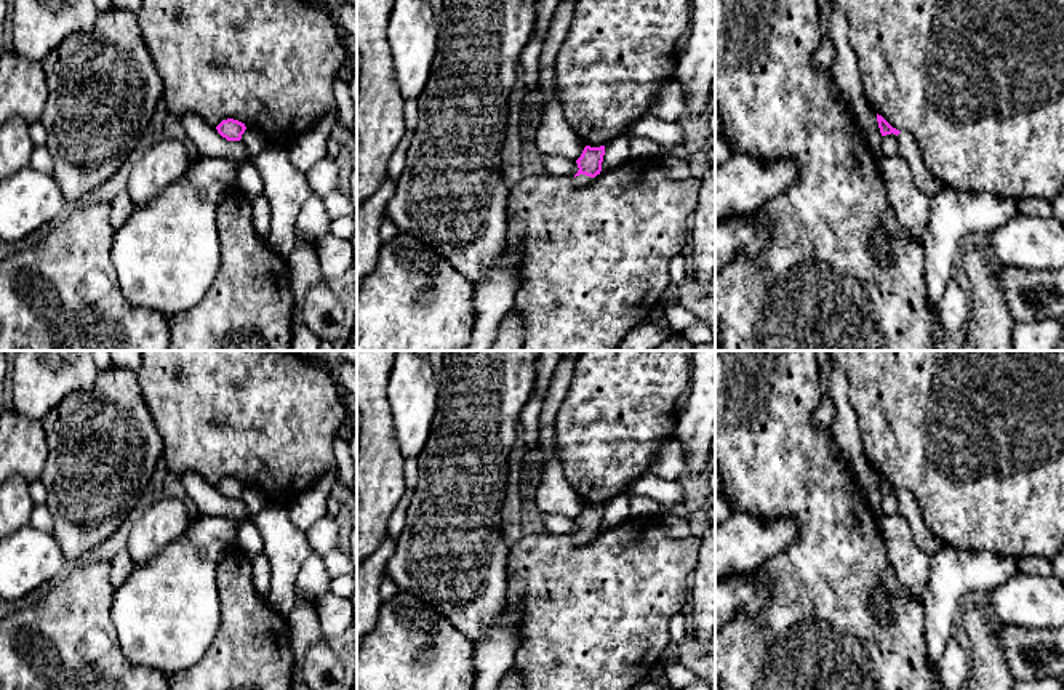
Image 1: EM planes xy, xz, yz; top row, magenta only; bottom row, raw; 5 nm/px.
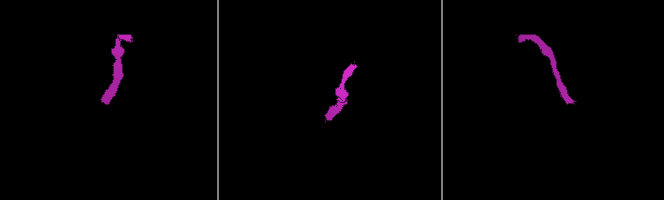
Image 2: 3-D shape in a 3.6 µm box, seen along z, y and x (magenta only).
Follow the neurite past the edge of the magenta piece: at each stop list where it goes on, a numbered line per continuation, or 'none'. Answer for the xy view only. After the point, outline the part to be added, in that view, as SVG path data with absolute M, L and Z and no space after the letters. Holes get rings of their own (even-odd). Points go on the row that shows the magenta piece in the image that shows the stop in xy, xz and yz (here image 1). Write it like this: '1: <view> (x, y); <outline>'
none

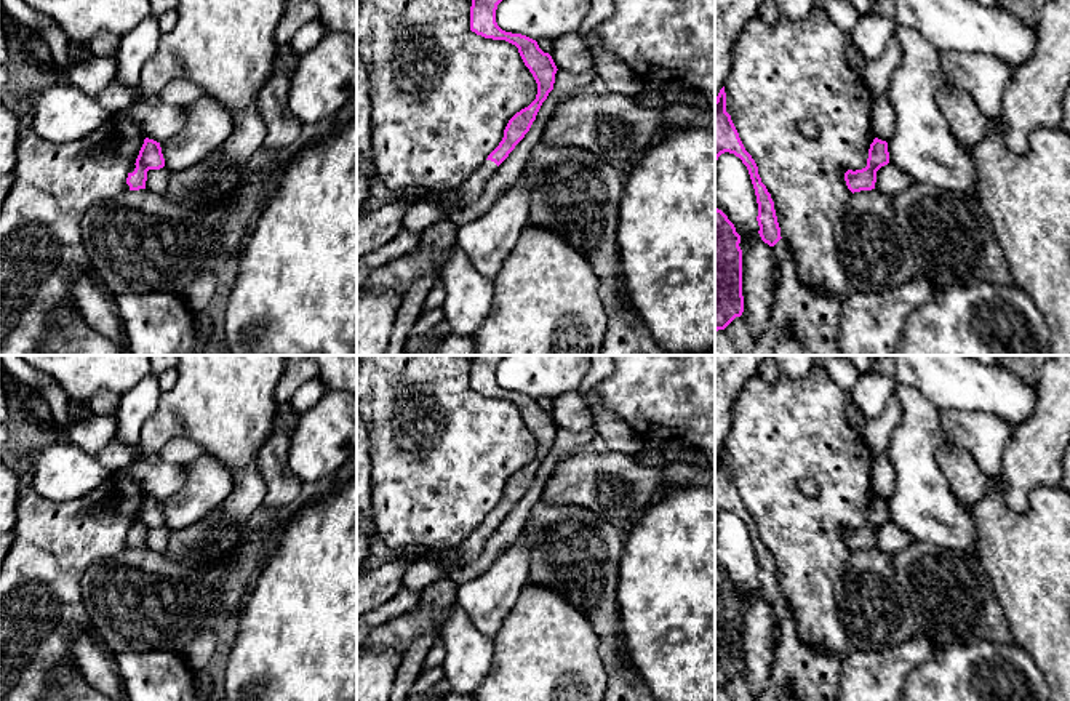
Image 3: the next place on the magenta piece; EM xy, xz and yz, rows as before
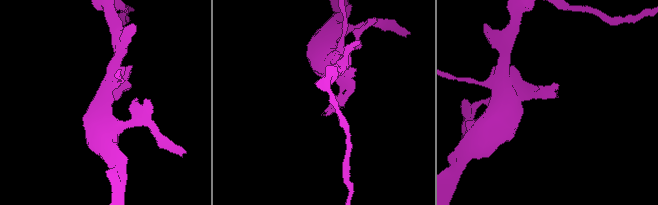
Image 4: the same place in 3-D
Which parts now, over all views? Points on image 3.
1: xz (471, 191); M485 160L464 184L451 190L429 192L427 200L445 211L464 210L481 197L496 170L497 165L494 162Z

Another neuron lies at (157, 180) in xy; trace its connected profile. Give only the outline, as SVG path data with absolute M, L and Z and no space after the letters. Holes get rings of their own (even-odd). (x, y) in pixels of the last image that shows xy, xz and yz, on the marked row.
M163 166L160 170L149 170L146 189L163 195L168 189L170 174L171 174L171 171L166 166Z

